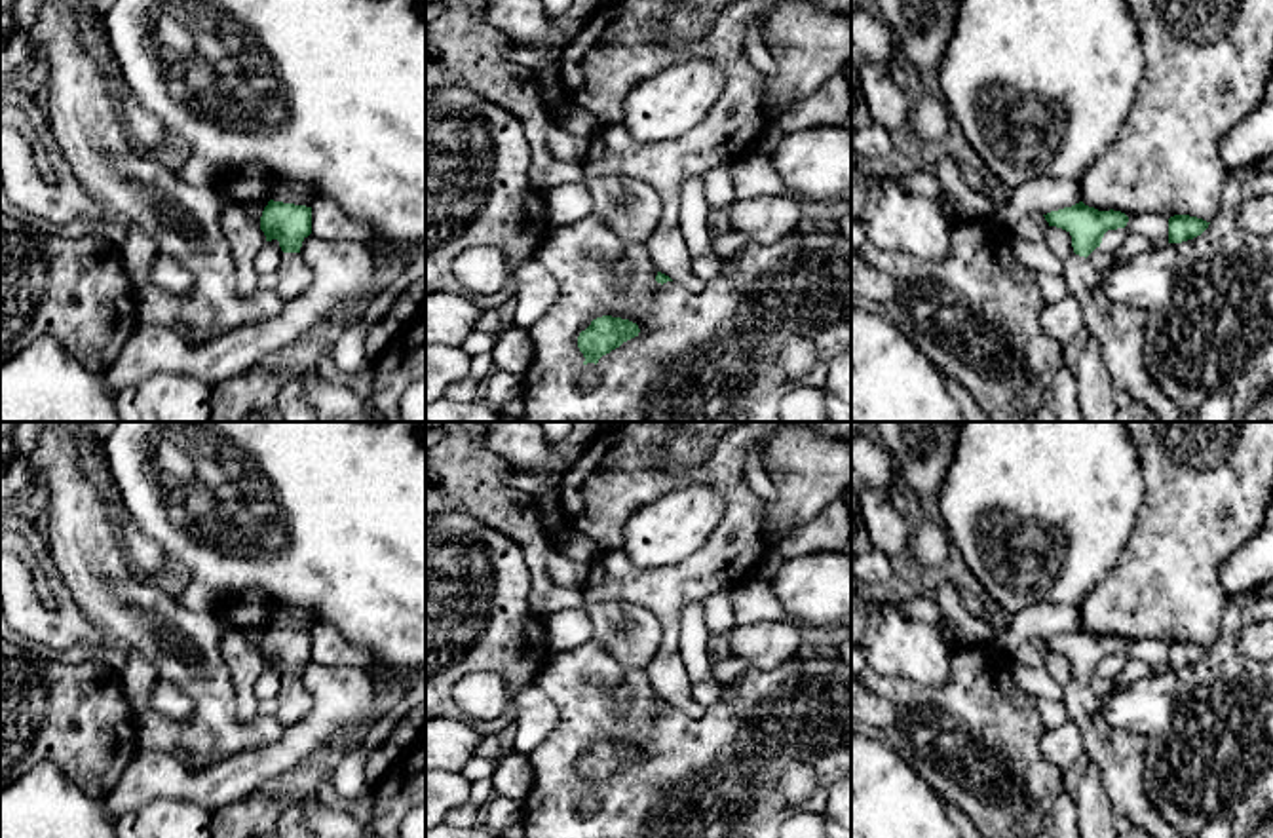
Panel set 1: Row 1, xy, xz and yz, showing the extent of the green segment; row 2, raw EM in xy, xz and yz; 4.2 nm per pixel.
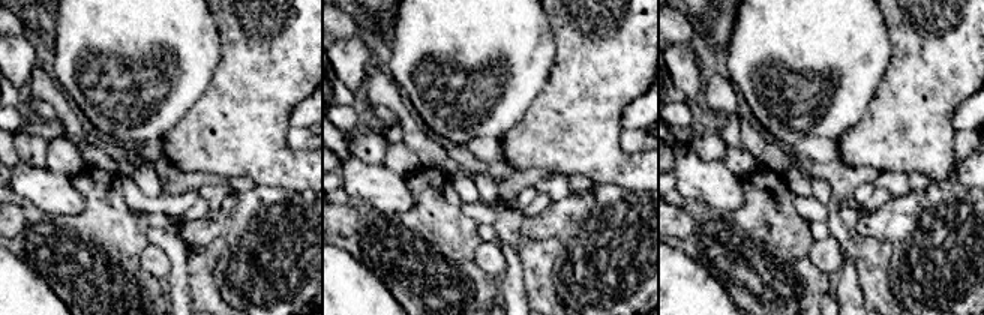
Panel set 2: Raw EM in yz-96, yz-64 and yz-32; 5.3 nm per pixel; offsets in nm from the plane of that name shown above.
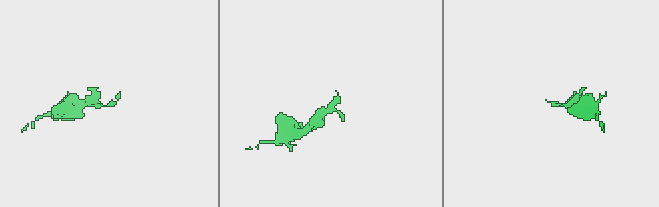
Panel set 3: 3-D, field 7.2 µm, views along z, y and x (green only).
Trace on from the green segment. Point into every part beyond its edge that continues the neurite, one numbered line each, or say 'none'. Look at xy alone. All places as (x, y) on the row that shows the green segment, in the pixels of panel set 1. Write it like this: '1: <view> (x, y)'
1: xy (295, 276)

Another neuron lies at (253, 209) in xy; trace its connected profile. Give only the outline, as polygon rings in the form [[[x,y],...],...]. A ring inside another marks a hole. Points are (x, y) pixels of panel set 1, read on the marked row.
[[[213,184],[211,188],[215,190],[222,209],[226,207],[243,209],[253,219],[253,222],[260,226],[260,217],[264,207],[268,205],[268,200],[239,203],[239,201],[234,201],[220,186]]]

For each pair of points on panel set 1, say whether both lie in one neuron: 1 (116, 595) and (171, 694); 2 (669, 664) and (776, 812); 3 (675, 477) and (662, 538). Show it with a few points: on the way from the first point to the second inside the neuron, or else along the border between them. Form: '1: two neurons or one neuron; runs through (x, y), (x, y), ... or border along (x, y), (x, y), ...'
1: two neurons; border along (160, 679), (175, 685), (189, 698), (189, 719)
2: two neurons; border along (673, 705), (694, 717), (707, 709)
3: two neurons; border along (717, 491), (705, 485), (679, 487), (633, 515)

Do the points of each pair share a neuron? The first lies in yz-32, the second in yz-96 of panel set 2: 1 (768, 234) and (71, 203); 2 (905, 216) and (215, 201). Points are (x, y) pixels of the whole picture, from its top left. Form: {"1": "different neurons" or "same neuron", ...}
{"1": "different neurons", "2": "different neurons"}

